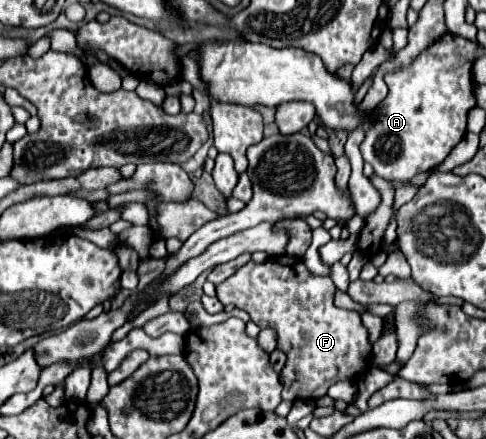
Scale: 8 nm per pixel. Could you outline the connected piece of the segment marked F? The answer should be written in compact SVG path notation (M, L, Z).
M277 256L269 258L263 264L255 264L253 260L239 268L231 278L227 278L221 286L217 286L217 298L223 306L233 304L245 312L249 312L251 320L261 326L273 326L279 334L277 348L287 354L287 366L280 372L283 382L283 400L295 402L295 400L311 400L325 396L329 386L339 380L351 380L357 382L369 368L369 356L371 356L371 344L367 328L361 324L361 316L351 310L337 308L333 304L333 292L335 284L325 276L313 276L303 260L291 258L291 256Z

